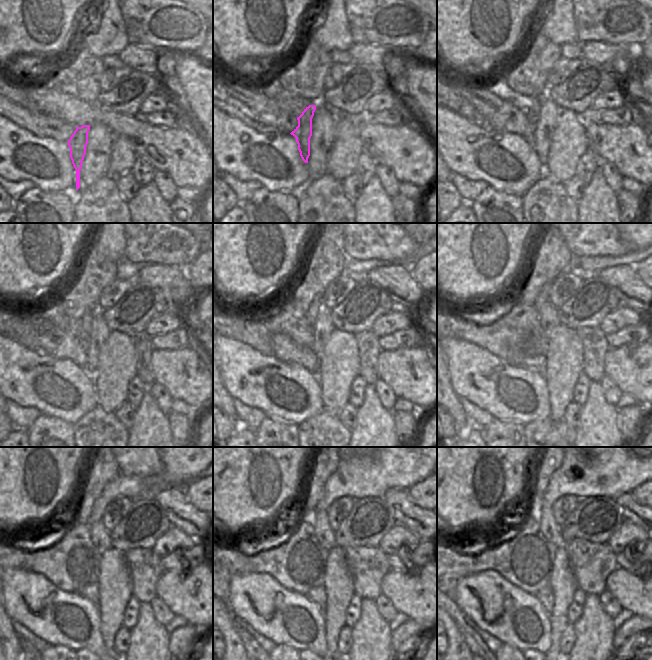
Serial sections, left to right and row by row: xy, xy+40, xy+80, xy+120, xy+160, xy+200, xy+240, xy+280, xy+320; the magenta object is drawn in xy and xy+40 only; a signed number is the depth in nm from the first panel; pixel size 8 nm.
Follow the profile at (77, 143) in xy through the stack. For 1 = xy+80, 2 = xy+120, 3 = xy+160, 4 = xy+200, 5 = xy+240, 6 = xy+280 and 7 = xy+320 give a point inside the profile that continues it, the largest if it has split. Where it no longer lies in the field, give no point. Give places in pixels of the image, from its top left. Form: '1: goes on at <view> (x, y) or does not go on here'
1: goes on at xy+80 (530, 106)
2: goes on at xy+120 (86, 319)
3: goes on at xy+160 (312, 312)
4: goes on at xy+200 (542, 297)
5: goes on at xy+240 (131, 486)
6: goes on at xy+280 (372, 474)
7: goes on at xy+320 (591, 467)

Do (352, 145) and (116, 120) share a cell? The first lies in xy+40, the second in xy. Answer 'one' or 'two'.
two

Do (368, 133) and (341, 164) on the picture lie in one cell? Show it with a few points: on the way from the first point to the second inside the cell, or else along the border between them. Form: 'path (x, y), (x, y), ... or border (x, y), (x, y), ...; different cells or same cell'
border (373, 122), (364, 122), (360, 126), (361, 152); different cells

